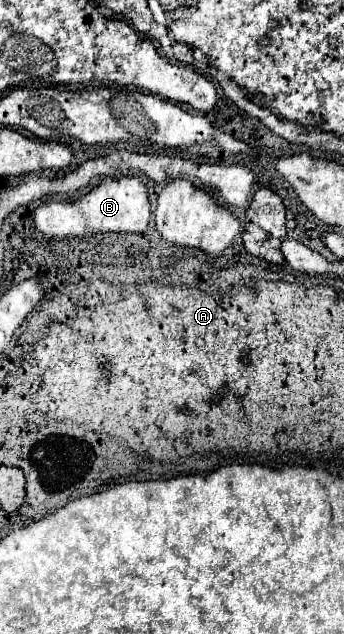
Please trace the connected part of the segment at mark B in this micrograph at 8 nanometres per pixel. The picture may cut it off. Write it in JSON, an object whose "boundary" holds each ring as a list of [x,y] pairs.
{"boundary":[[[133,178],[105,180],[97,188],[93,188],[83,200],[75,204],[67,202],[45,202],[35,210],[35,228],[49,240],[65,240],[79,238],[87,232],[105,234],[105,232],[127,232],[127,234],[143,234],[149,224],[149,196],[147,186]]]}

